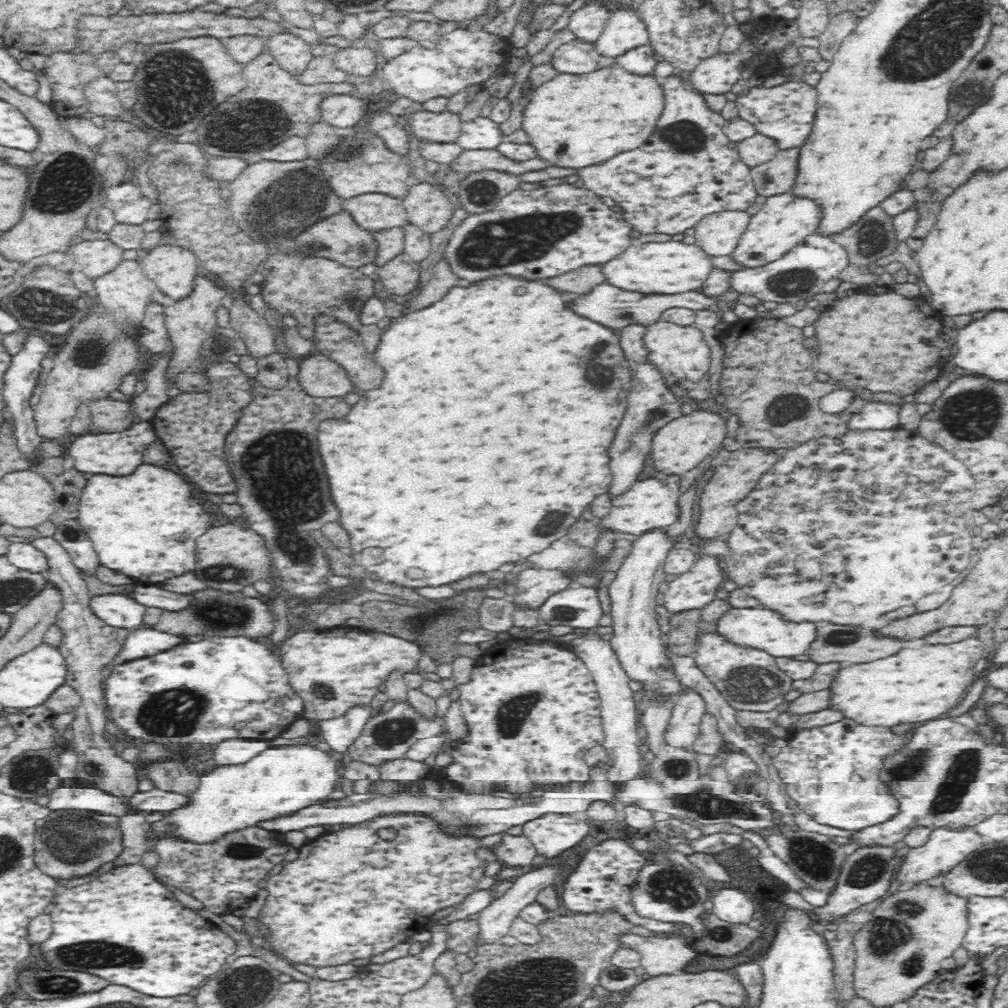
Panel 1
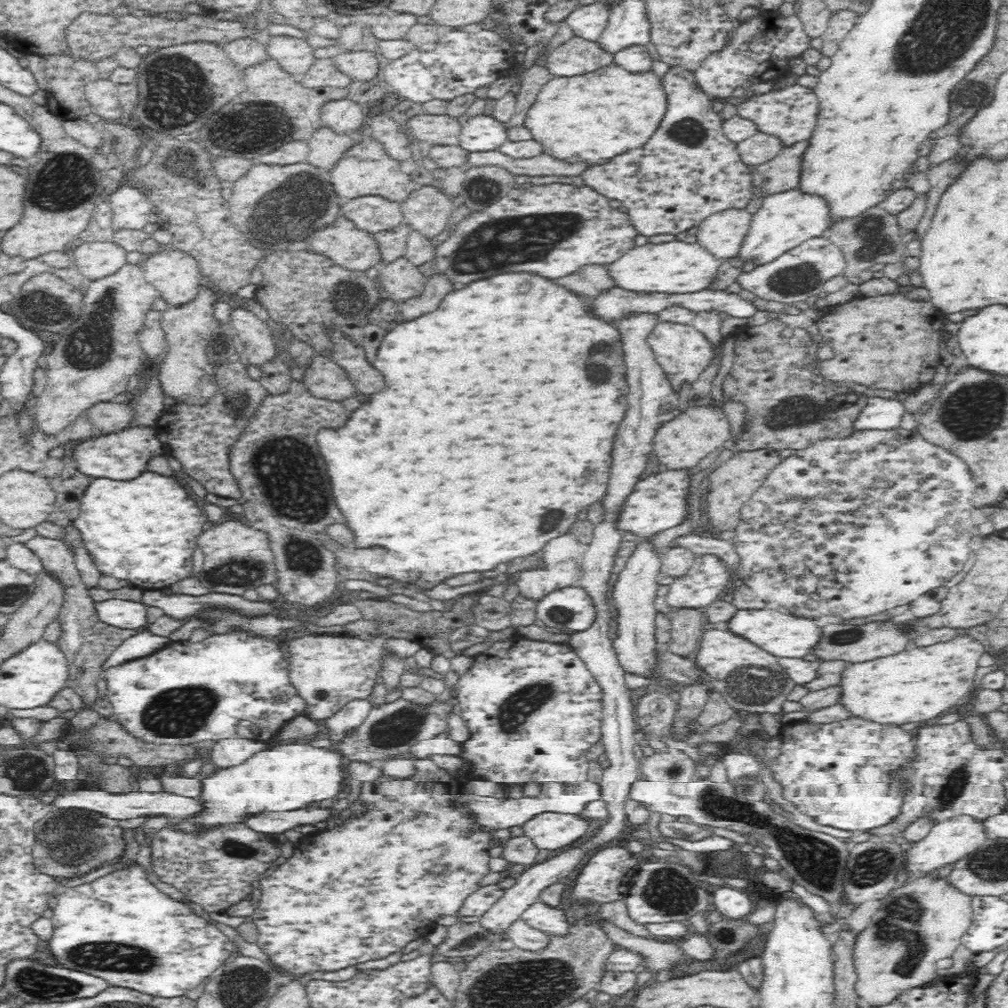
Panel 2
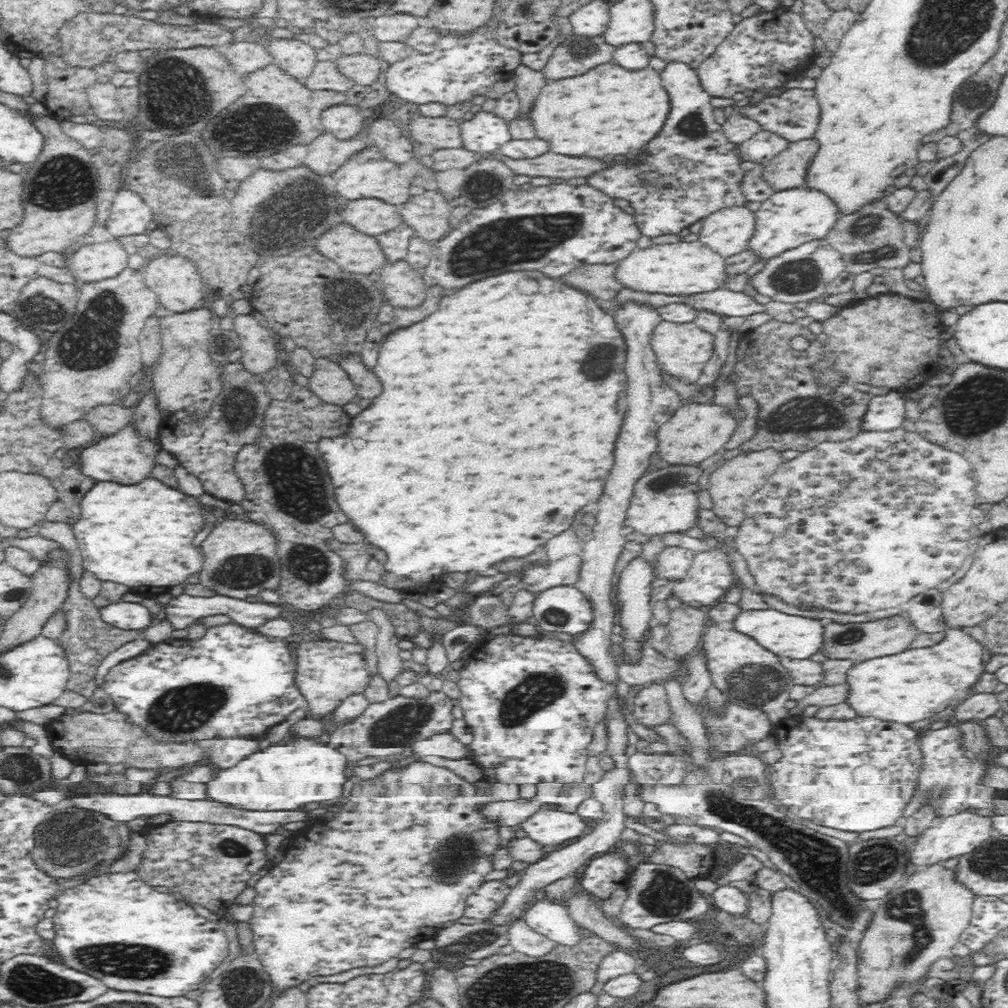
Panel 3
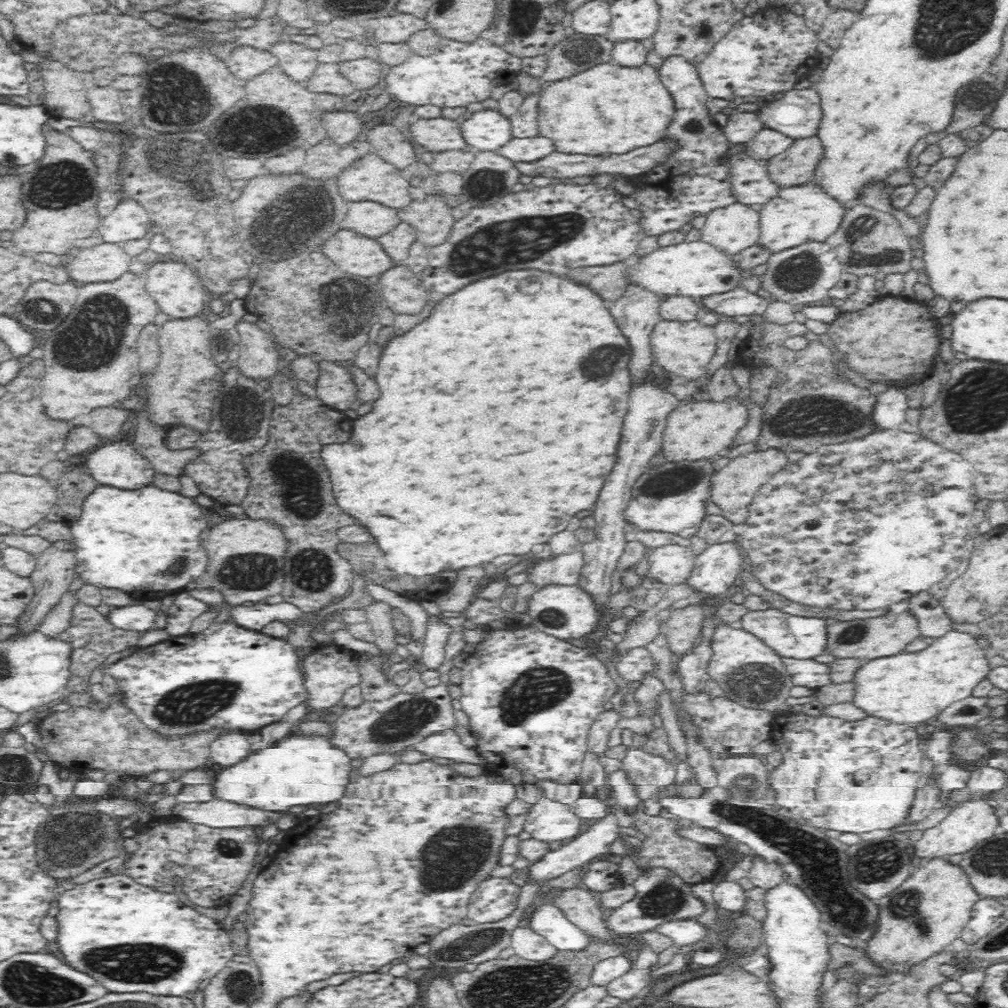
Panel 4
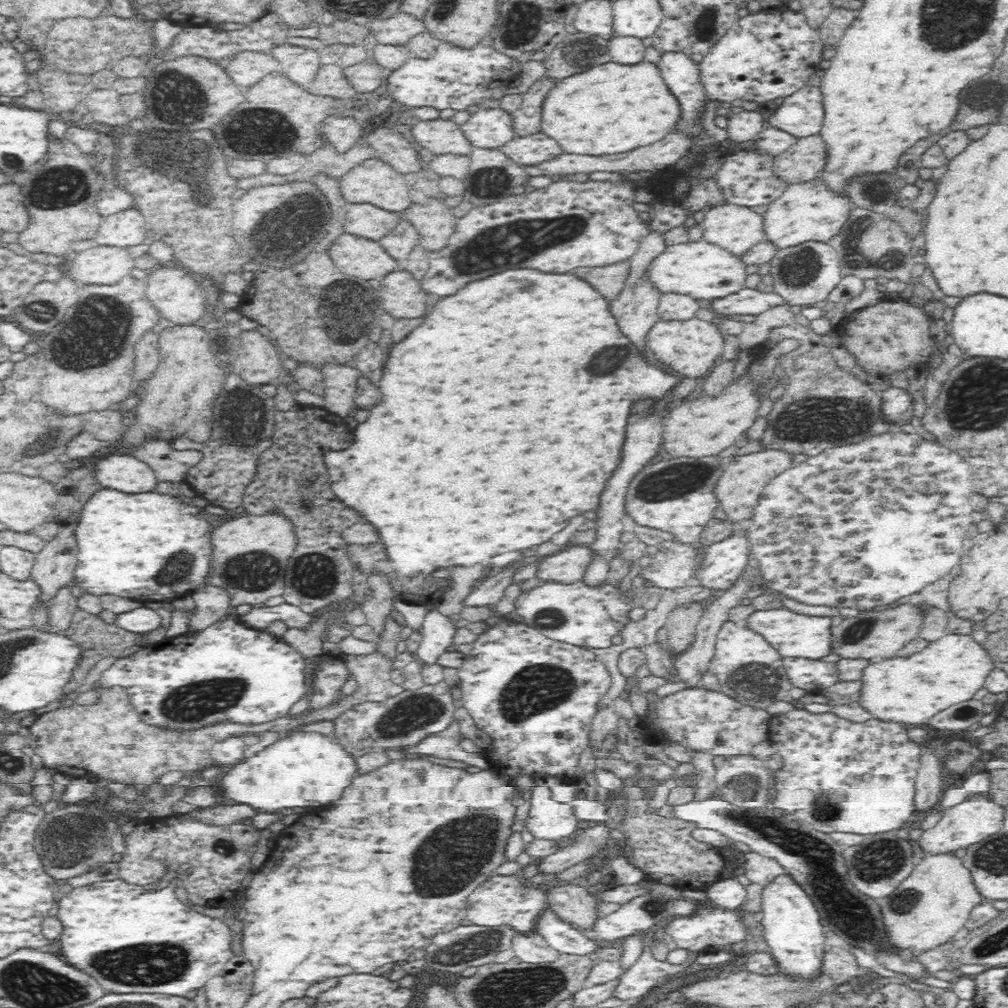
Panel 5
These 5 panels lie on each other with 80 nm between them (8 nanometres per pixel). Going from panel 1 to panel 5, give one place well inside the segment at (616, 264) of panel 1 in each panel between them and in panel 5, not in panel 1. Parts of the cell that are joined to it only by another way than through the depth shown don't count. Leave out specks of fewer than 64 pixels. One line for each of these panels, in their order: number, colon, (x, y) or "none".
2: (677, 267)
3: (686, 268)
4: (697, 269)
5: (706, 271)

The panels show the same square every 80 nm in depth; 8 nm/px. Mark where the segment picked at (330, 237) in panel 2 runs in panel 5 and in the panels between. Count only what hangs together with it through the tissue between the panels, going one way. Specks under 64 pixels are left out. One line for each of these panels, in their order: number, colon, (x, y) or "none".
3: (354, 252)
4: (360, 256)
5: (367, 259)

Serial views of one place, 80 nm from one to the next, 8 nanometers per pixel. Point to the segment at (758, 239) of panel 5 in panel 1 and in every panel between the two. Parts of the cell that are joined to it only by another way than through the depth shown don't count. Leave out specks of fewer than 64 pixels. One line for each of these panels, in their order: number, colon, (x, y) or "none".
1: (718, 235)
2: (723, 233)
3: (728, 231)
4: (736, 227)

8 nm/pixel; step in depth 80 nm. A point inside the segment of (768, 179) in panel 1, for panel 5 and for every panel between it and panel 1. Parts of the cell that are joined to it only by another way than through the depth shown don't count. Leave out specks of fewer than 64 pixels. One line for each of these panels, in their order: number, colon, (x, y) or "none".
2: (782, 173)
3: (788, 169)
4: (795, 166)
5: (805, 160)

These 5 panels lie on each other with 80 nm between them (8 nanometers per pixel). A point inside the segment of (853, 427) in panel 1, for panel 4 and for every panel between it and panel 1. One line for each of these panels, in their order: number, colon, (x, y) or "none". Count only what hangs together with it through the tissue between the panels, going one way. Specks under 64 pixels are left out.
2: (880, 413)
3: (888, 412)
4: (890, 411)

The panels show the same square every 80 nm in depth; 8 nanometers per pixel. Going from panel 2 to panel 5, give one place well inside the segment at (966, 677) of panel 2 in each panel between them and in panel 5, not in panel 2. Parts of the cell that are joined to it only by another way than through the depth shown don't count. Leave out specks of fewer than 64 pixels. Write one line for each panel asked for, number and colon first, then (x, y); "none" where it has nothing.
3: (908, 687)
4: (909, 689)
5: (910, 690)

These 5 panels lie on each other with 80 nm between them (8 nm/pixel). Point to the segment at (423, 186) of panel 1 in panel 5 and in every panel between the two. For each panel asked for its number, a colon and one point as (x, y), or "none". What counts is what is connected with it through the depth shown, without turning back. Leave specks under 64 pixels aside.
2: (427, 209)
3: (428, 213)
4: (430, 218)
5: (435, 225)

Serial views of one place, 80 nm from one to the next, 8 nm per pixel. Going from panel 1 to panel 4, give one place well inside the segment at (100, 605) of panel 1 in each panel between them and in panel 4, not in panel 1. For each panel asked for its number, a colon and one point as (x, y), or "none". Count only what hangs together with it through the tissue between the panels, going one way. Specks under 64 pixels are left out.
2: (119, 613)
3: (126, 615)
4: (138, 618)

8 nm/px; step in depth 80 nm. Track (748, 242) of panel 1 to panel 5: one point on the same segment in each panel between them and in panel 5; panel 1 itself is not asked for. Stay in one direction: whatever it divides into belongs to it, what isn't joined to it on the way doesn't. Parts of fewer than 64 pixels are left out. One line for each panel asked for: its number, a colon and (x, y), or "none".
2: (786, 219)
3: (790, 217)
4: (800, 213)
5: (808, 211)

